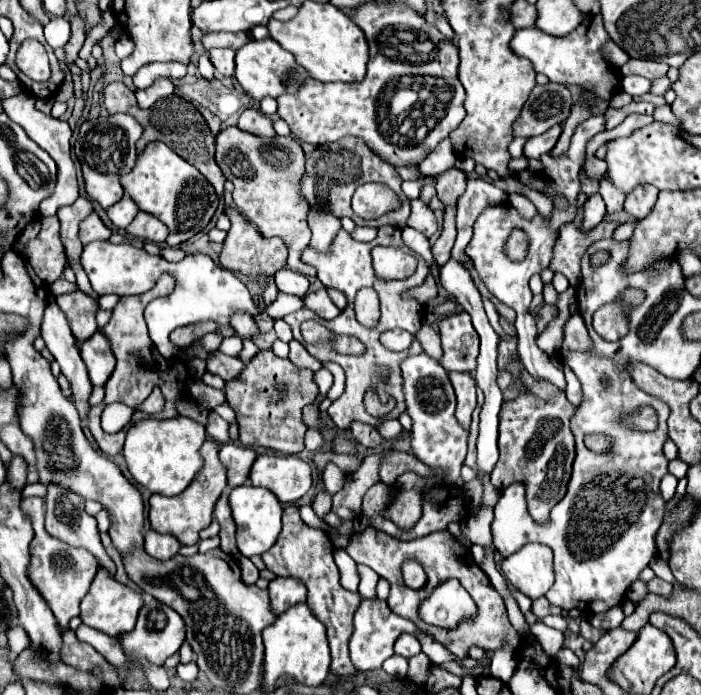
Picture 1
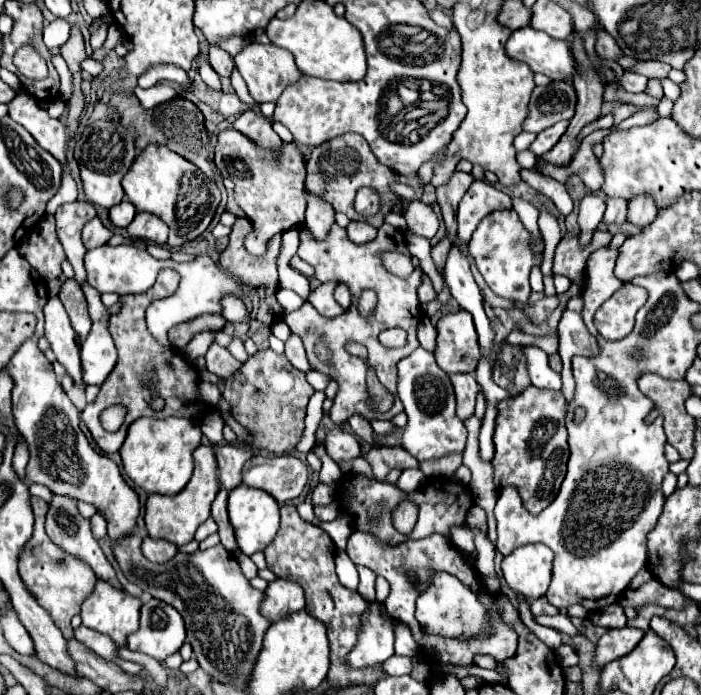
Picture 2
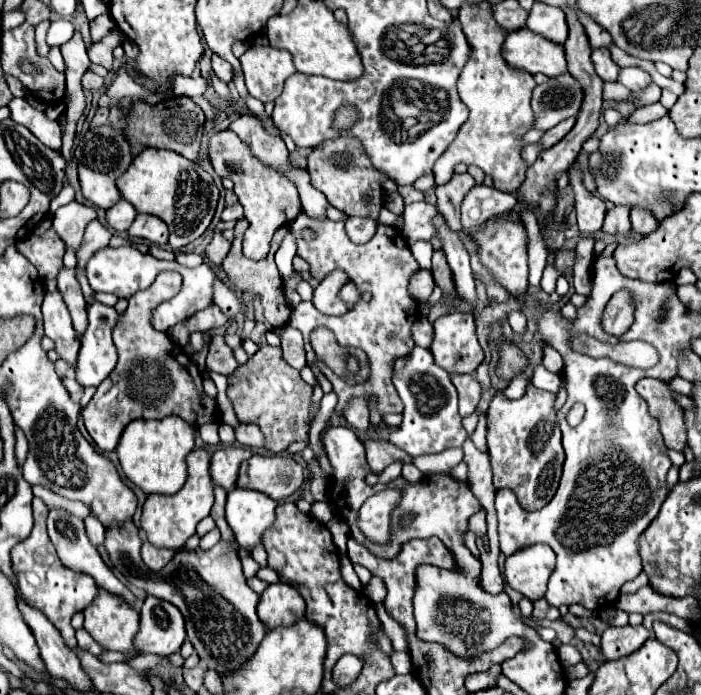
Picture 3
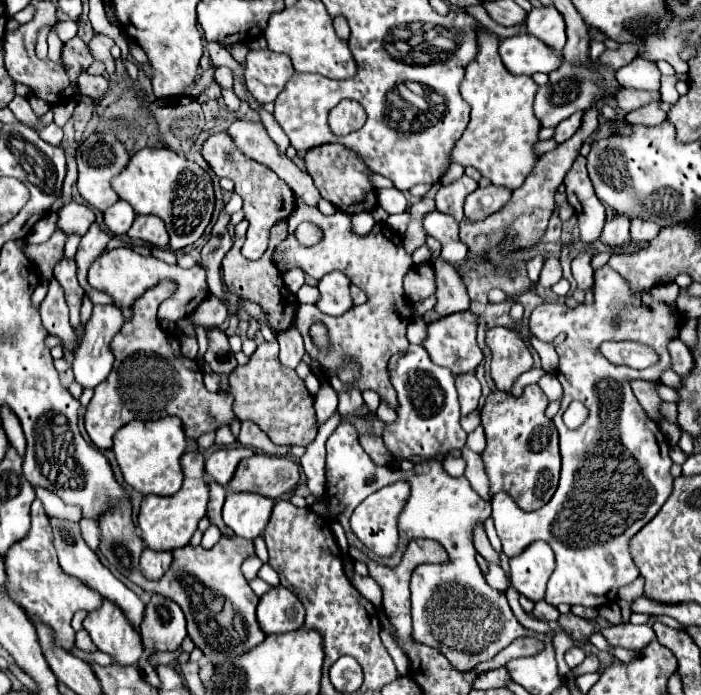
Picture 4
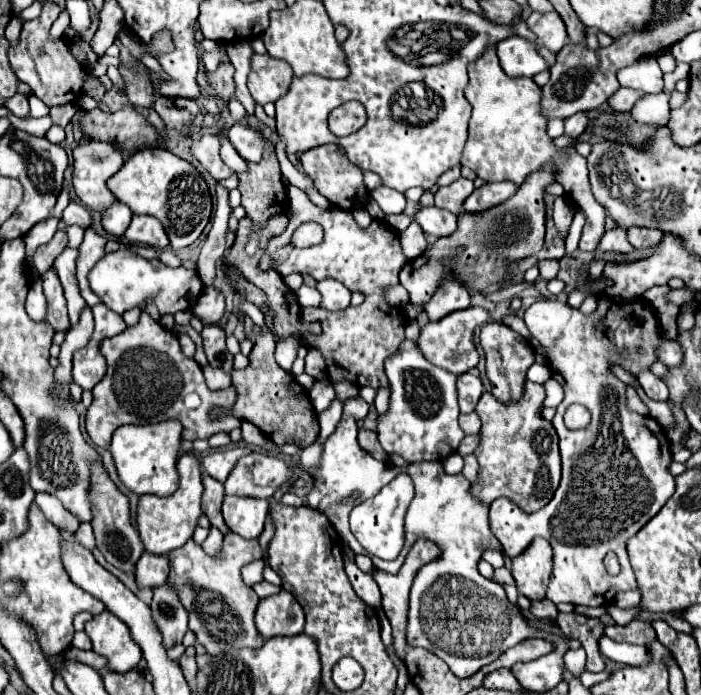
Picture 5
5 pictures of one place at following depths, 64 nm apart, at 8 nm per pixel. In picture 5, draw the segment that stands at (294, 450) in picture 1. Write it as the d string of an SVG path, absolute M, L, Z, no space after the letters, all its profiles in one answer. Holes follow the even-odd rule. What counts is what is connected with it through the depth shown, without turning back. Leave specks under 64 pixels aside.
M264 332L254 342L250 352L250 364L244 370L232 372L232 386L236 388L236 404L232 406L232 414L240 420L248 420L256 424L274 444L296 444L300 448L310 446L318 436L318 418L312 408L310 398L304 388L296 382L292 372L280 368L274 360L276 340L272 332Z

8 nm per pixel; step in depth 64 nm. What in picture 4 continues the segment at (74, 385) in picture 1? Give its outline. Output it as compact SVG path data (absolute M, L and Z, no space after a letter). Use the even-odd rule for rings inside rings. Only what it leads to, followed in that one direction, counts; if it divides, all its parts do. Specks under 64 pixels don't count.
M50 280L48 284L48 294L44 302L40 304L40 314L42 314L42 324L48 330L48 334L58 336L60 346L64 350L76 344L76 334L74 334L74 328L70 326L64 290L60 290L60 284L56 280Z

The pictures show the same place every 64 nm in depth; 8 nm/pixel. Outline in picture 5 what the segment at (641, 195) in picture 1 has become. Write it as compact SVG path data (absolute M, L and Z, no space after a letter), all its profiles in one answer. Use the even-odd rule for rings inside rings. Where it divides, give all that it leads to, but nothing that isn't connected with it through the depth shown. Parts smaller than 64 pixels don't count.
M628 228L628 242L634 248L654 248L662 238L662 232L658 228Z

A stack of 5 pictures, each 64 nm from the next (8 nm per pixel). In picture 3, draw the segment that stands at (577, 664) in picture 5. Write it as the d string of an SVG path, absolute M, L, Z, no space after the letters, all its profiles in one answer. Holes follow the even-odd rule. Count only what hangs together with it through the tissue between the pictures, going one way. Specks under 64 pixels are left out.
M562 644L562 646L560 646L558 656L560 656L560 664L562 664L564 668L566 668L566 666L574 666L574 664L582 662L580 652L578 652L574 646L570 646L570 644Z

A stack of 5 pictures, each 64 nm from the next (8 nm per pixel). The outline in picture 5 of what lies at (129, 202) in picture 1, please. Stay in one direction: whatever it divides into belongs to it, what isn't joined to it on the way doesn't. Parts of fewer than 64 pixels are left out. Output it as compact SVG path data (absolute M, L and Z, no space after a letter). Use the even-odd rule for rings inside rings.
M114 202L108 210L102 214L102 226L110 236L122 238L124 232L128 230L128 224L132 220L132 210L126 204Z

